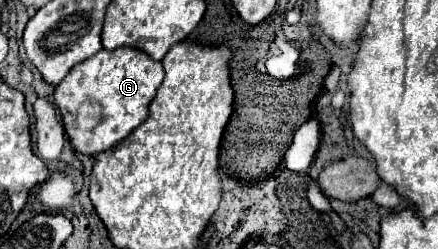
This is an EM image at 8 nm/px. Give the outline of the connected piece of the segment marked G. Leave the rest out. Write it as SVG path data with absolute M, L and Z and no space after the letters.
M137 48L101 50L89 60L73 66L53 94L73 150L85 156L97 156L127 138L147 120L149 104L163 78L165 72L161 62Z

